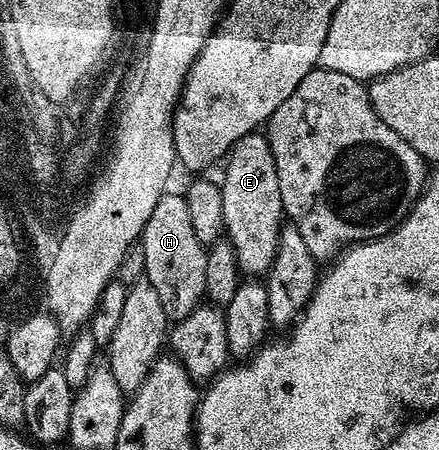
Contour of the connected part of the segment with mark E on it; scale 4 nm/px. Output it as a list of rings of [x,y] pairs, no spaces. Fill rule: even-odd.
[[[260,130],[246,134],[232,147],[224,166],[224,180],[219,181],[219,187],[222,194],[226,238],[234,246],[236,265],[240,267],[241,273],[248,278],[263,277],[274,262],[278,250],[278,234],[286,220],[282,206],[282,190],[278,190],[278,170],[274,166],[274,154],[270,150],[267,135]]]

